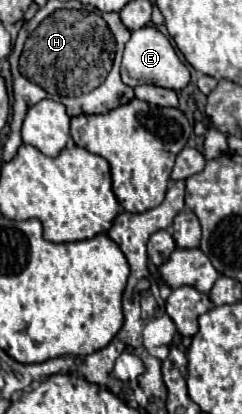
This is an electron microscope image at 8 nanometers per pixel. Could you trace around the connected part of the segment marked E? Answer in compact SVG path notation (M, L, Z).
M143 26L131 32L131 38L125 46L121 80L131 88L137 88L139 84L157 84L161 88L171 88L179 92L189 84L191 74L189 74L189 68L179 60L171 42L155 26Z

